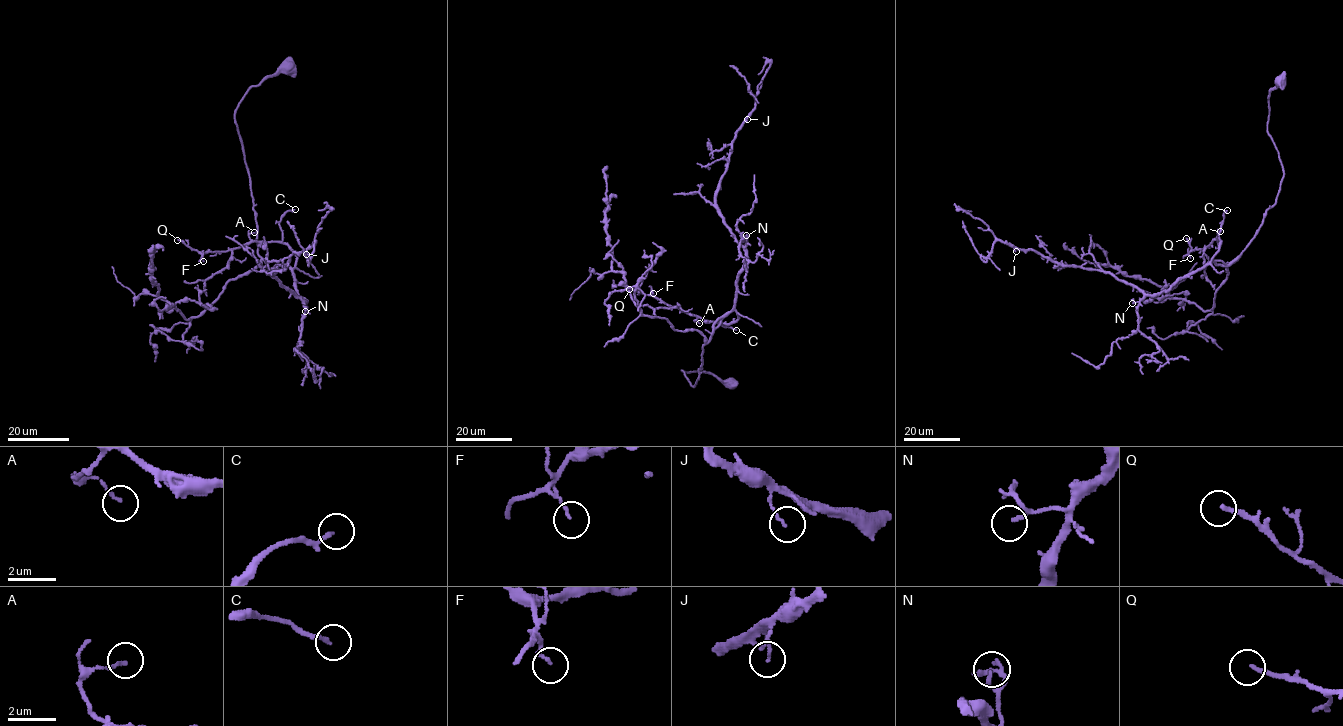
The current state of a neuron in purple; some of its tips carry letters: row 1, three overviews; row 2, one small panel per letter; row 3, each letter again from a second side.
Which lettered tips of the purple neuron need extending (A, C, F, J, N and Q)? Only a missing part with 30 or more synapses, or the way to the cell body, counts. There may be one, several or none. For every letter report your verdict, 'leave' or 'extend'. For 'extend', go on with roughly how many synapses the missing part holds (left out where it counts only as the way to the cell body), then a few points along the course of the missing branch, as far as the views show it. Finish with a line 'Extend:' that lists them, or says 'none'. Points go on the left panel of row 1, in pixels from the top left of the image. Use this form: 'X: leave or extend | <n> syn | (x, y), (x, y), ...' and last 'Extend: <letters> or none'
A: leave
C: leave
F: leave
J: leave
N: leave
Q: leave
Extend: none

